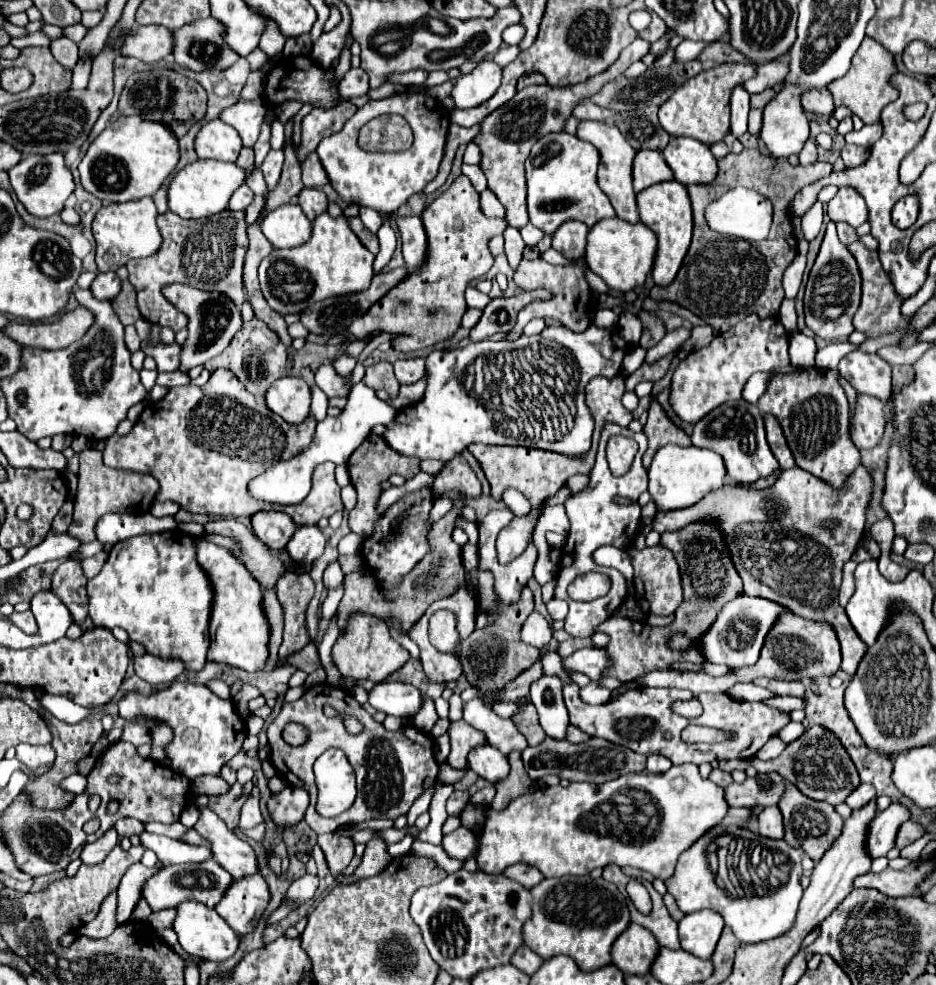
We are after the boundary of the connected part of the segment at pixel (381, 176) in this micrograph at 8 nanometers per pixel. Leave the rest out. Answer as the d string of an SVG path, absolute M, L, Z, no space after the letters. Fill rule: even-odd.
M395 93L381 101L369 101L357 113L345 123L343 131L339 135L325 137L319 147L317 155L321 159L321 165L329 177L331 187L339 193L343 201L353 201L361 207L375 209L383 225L376 233L379 239L379 253L375 257L373 269L375 273L383 273L383 267L389 263L393 251L396 249L397 238L391 227L391 215L415 193L421 193L425 185L437 175L439 163L443 159L443 147L445 137L449 129L449 113L443 103L433 101L431 97L423 93ZM383 113L397 113L407 119L407 123L413 129L415 141L413 147L401 153L365 153L357 145L357 133L363 127L363 123L371 121L373 117L379 117Z

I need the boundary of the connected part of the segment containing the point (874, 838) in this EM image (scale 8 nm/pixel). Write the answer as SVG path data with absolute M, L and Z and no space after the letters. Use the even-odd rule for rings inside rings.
M889 805L885 811L877 813L877 817L869 823L865 835L865 851L871 859L885 857L887 851L895 845L895 831L899 823L909 819L909 811L903 805Z

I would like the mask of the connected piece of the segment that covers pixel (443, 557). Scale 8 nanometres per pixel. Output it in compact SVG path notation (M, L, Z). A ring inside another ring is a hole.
M469 506L453 508L443 519L439 519L427 535L429 553L403 577L399 587L383 589L375 577L371 579L369 571L345 575L345 595L339 603L339 627L343 629L345 619L349 617L351 611L363 611L363 613L371 613L379 619L385 619L389 623L397 623L401 633L409 633L409 629L419 621L419 617L423 617L425 609L433 601L453 595L465 583L465 567L463 567L463 559L461 559L461 547L455 545L451 539L451 526L455 526L457 515L463 515L465 519L476 522L475 510Z

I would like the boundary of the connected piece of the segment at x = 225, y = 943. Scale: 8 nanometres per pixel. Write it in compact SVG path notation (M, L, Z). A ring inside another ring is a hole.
M187 901L187 903L181 903L177 907L177 919L173 923L173 929L179 937L181 947L189 955L195 955L199 959L225 961L225 959L233 957L237 947L239 947L239 933L235 933L215 909L209 909L203 903L197 903L197 901Z

